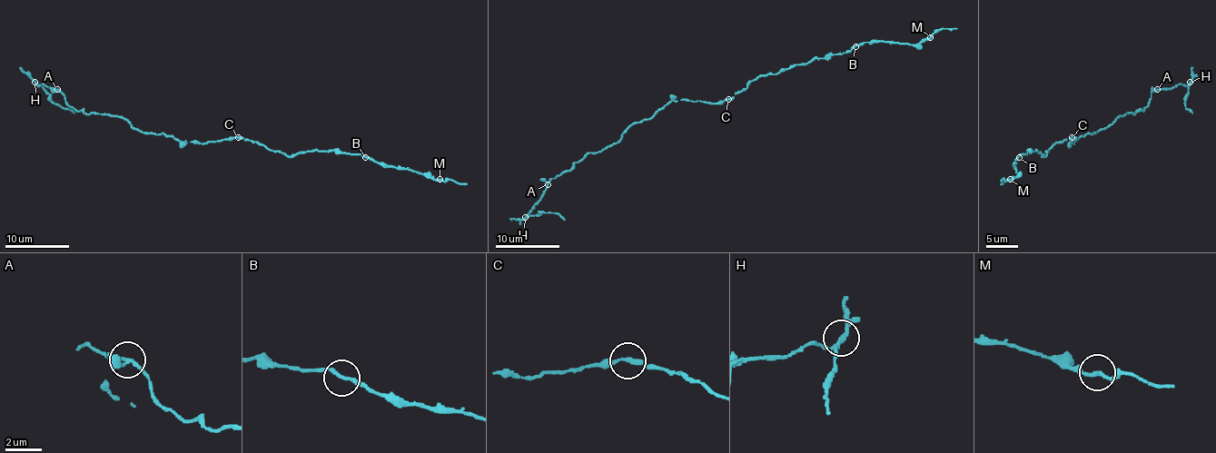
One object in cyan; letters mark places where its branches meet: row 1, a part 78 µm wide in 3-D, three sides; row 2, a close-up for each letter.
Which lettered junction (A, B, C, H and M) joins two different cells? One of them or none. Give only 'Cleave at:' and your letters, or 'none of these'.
Cleave at: H

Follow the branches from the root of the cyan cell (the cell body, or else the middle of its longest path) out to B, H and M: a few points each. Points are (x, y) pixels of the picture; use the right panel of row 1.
B: (1073, 142), (1073, 137), (1056, 142), (1044, 156), (1037, 150), (1019, 156)
H: (1073, 142), (1082, 136), (1104, 129), (1125, 113), (1142, 110), (1152, 91), (1171, 89), (1191, 82)
M: (1073, 142), (1073, 137), (1056, 142), (1044, 156), (1037, 150), (1023, 153), (1014, 162), (1017, 174), (1010, 179)

